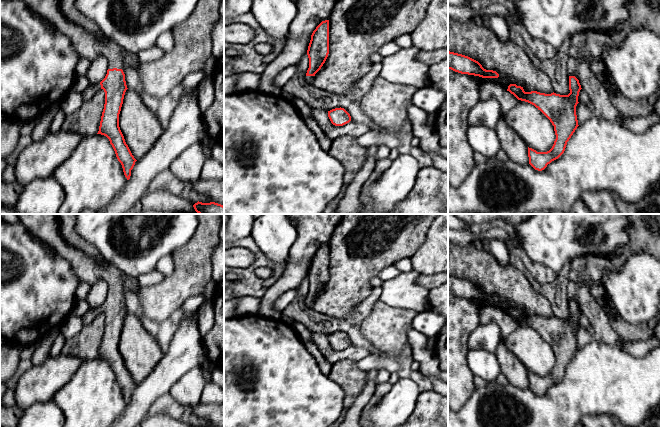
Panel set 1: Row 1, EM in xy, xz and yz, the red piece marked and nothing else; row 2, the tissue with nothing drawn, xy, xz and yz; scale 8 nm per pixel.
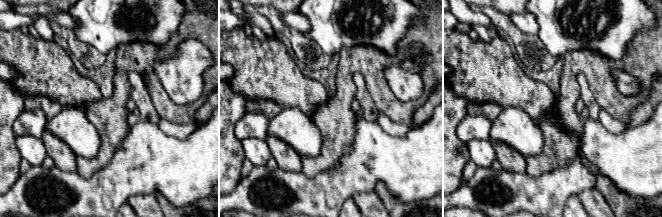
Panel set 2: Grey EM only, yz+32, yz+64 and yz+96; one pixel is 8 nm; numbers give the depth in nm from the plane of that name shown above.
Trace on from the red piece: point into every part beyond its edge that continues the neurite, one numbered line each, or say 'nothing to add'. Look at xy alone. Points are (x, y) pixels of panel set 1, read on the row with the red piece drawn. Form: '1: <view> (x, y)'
1: xy (88, 46)

